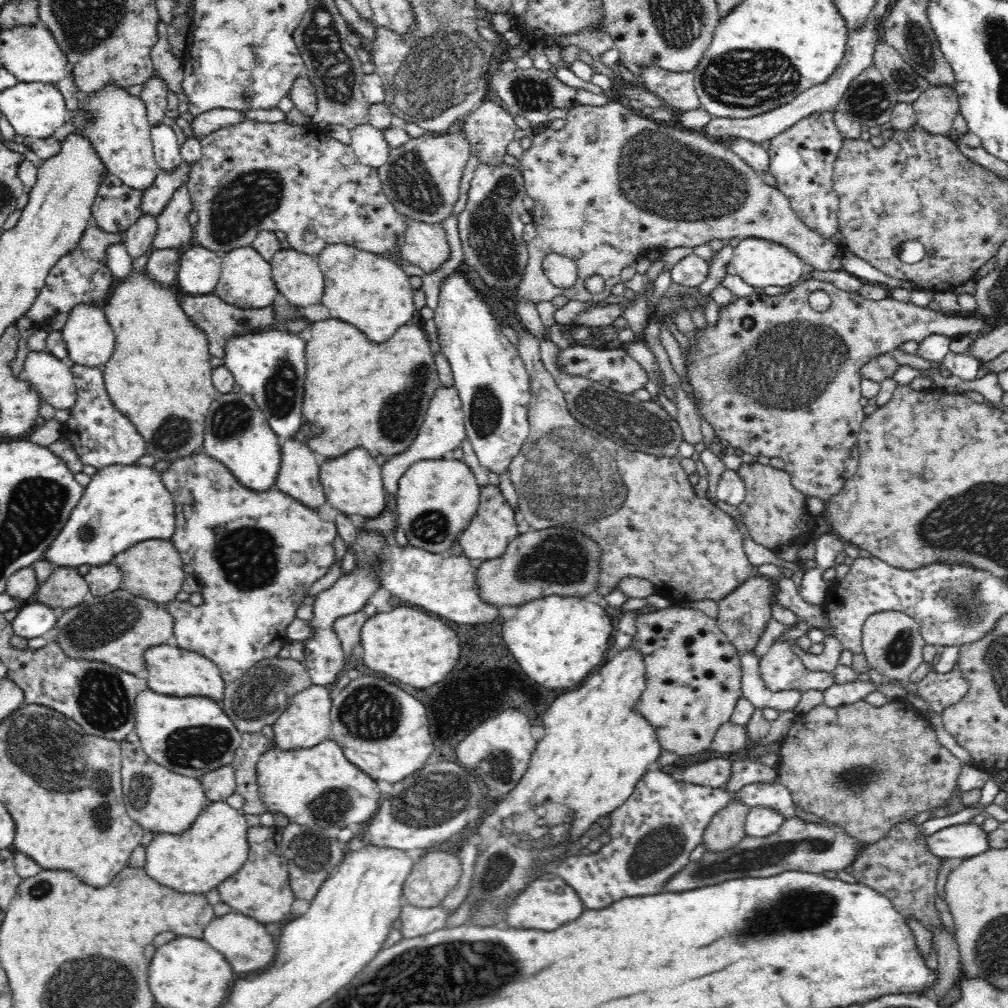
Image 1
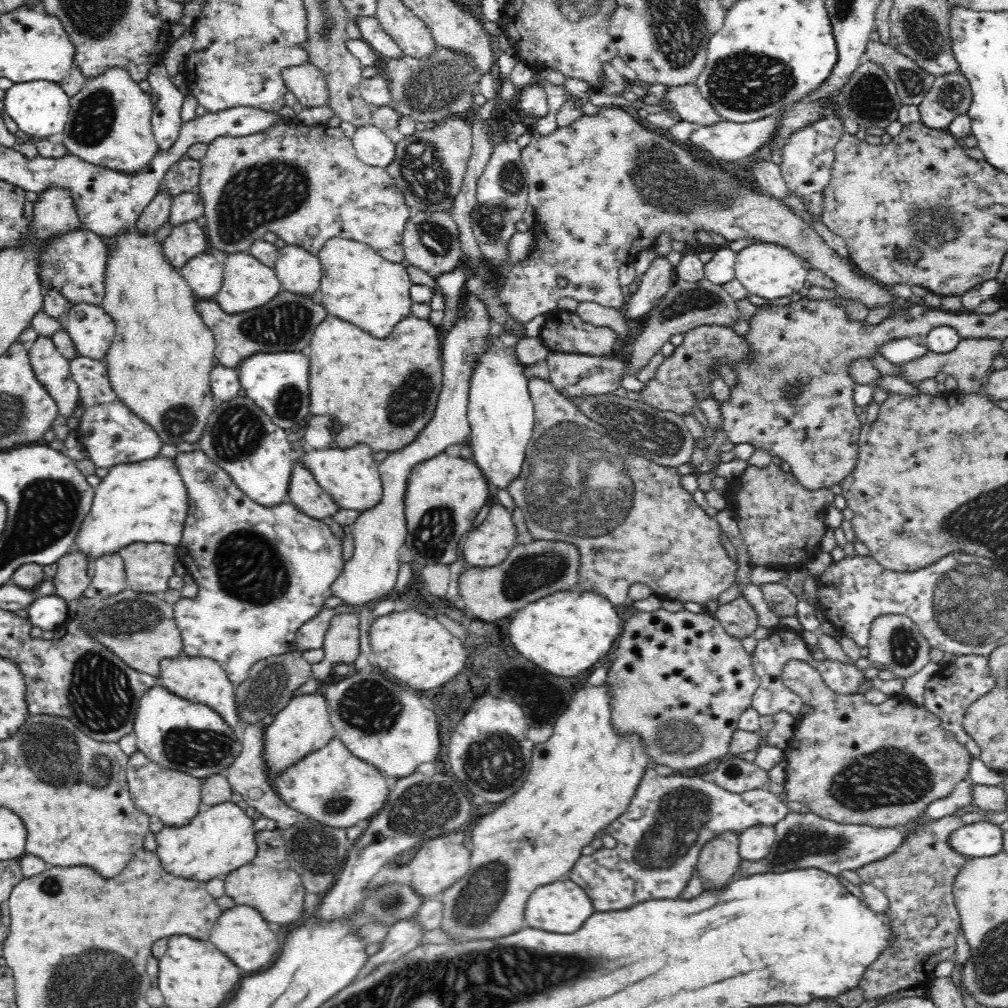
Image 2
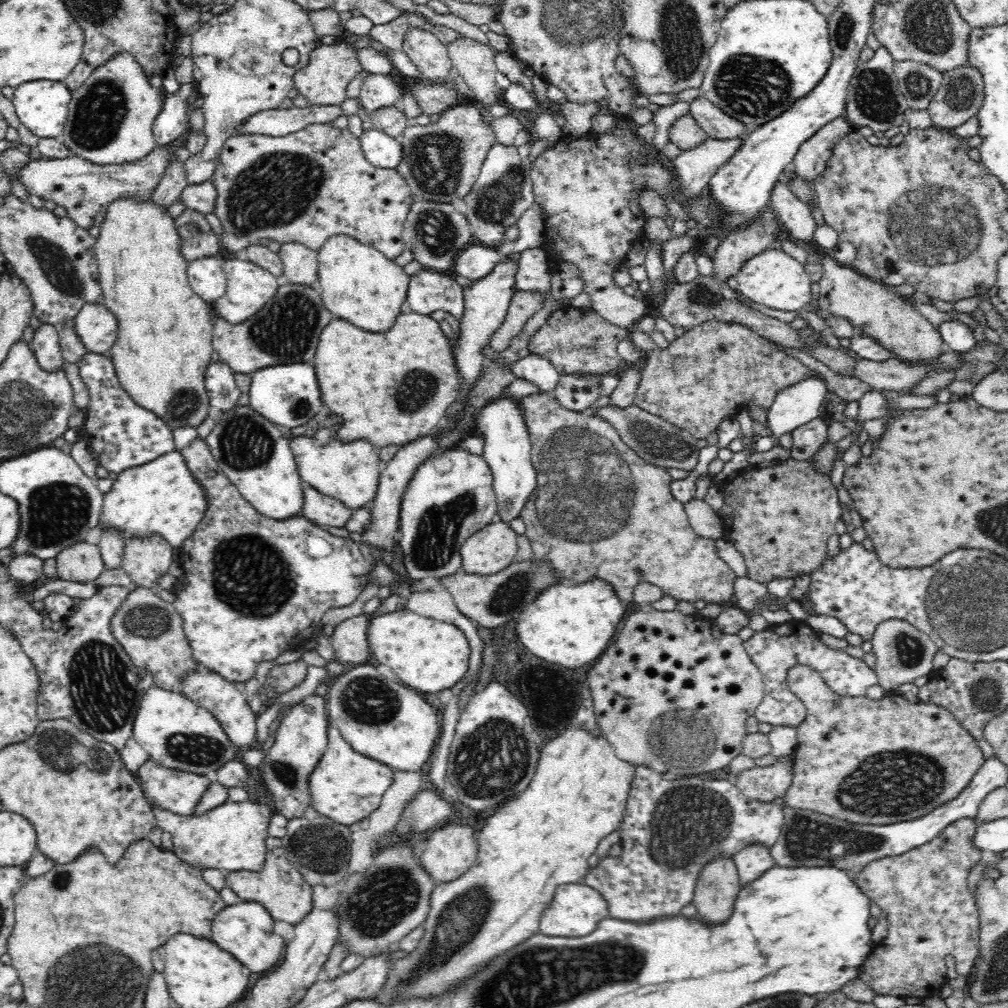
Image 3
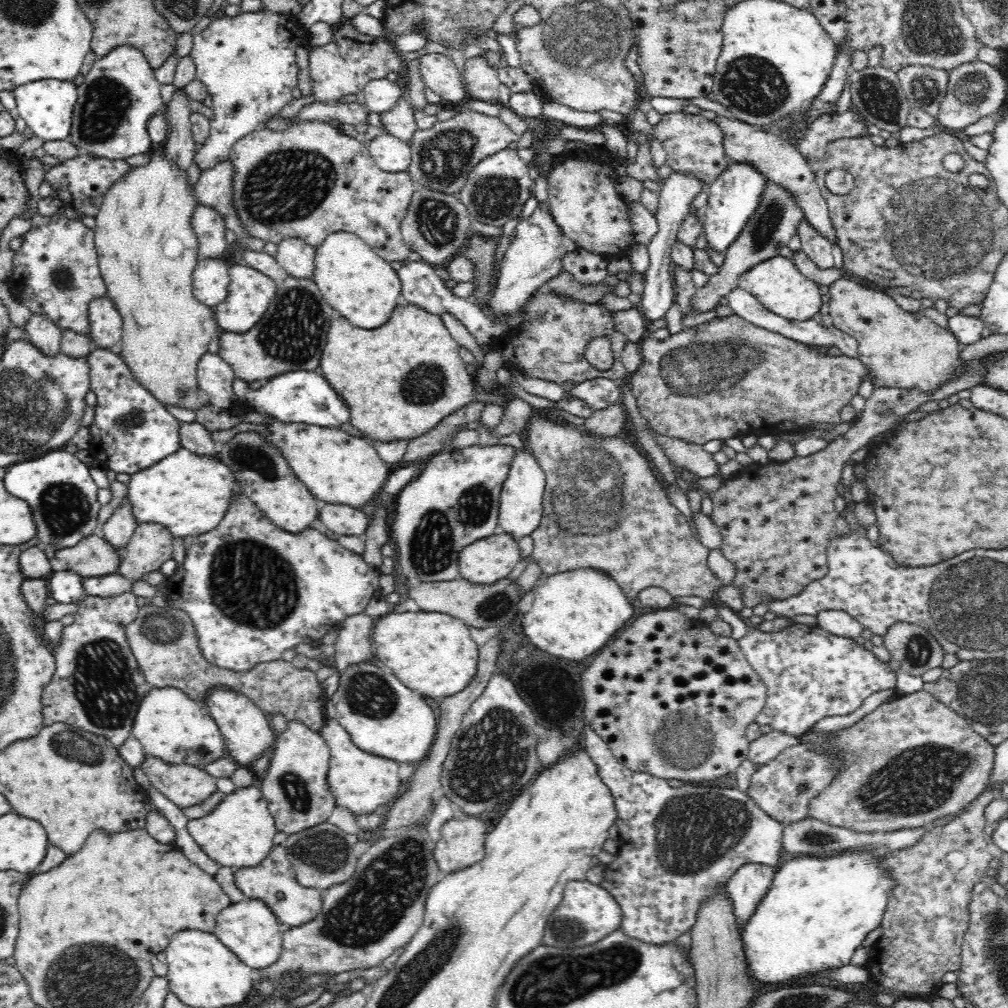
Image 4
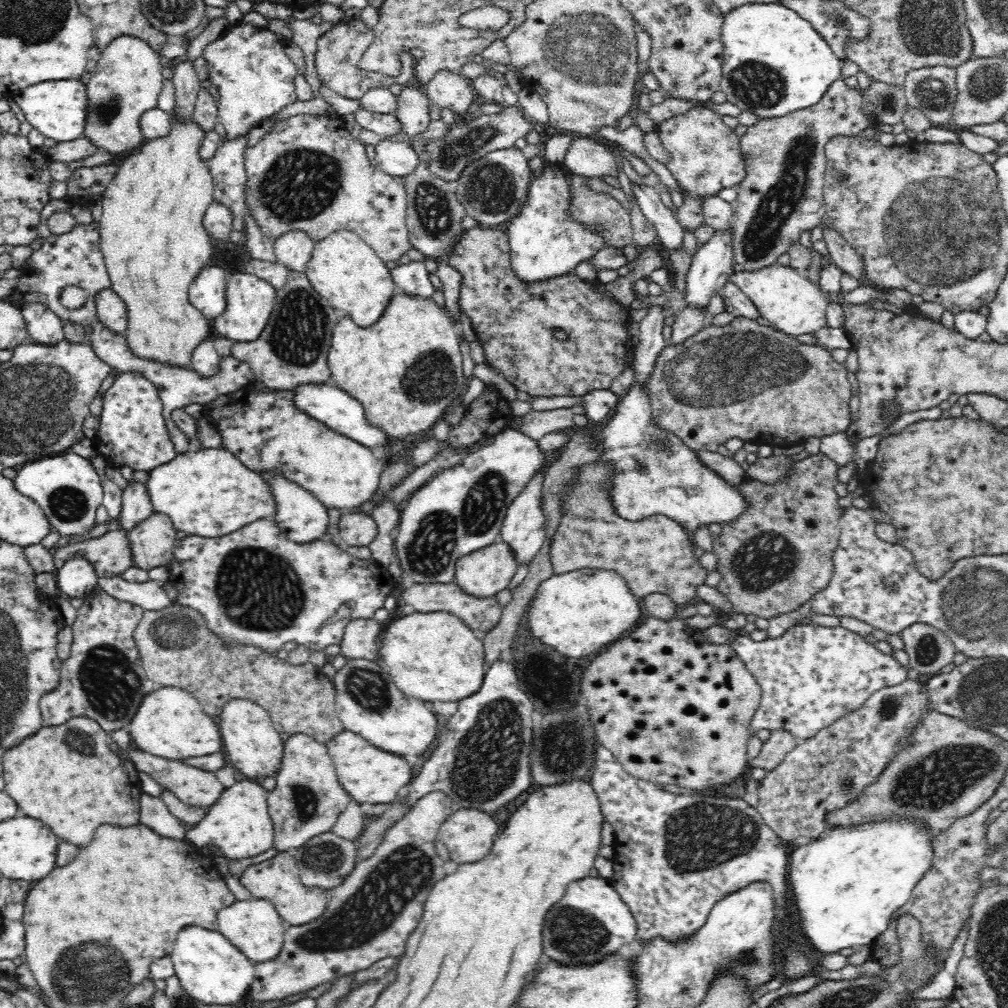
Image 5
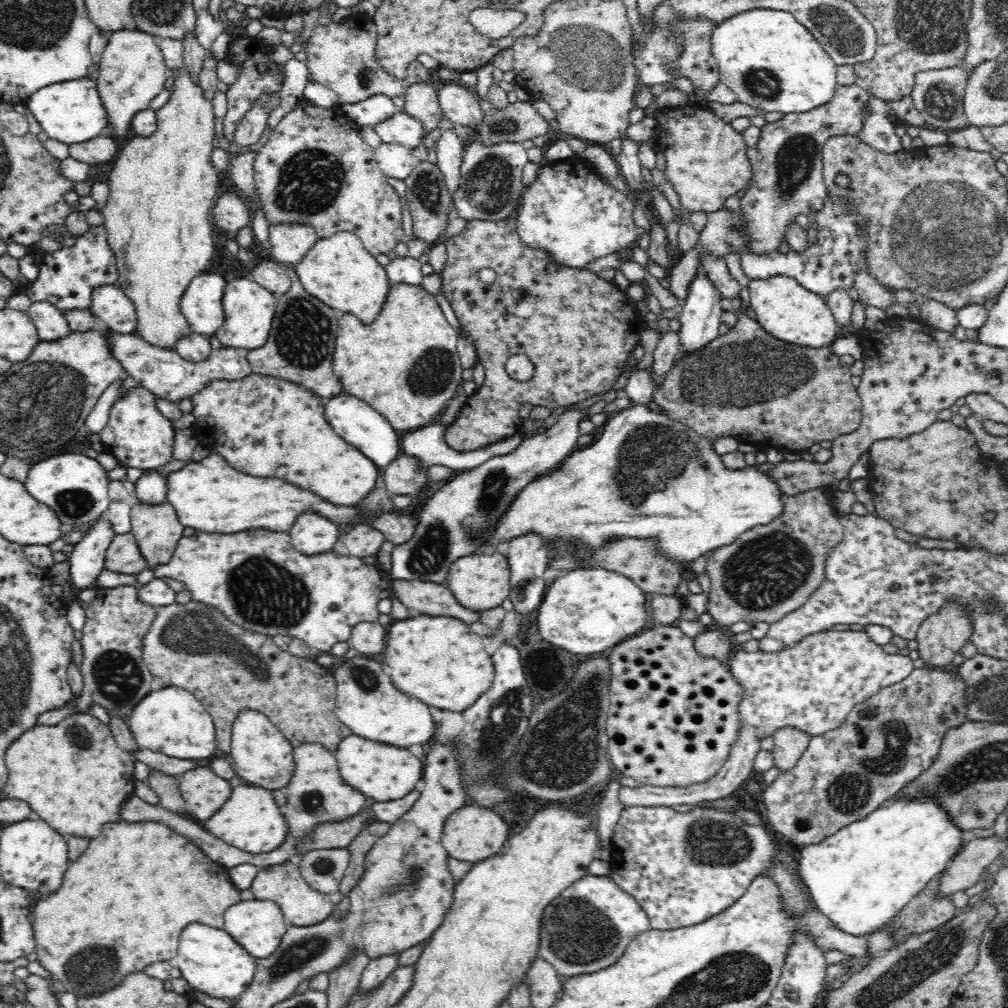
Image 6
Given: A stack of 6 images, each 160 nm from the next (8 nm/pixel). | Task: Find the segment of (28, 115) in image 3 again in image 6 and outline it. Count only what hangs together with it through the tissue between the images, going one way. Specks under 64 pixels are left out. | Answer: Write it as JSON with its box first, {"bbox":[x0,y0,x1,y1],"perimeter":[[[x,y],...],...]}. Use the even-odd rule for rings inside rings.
{"bbox":[25,77,108,146],"perimeter":[[[90,77],[45,86],[30,94],[25,104],[50,139],[69,146],[87,142],[107,133],[108,115],[96,89],[96,81]]]}

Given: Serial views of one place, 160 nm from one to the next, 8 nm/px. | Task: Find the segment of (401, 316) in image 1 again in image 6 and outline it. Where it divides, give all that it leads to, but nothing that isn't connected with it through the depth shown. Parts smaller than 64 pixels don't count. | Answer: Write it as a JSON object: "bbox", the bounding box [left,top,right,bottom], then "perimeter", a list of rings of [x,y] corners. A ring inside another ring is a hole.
{"bbox":[292,231,391,324],"perimeter":[[[346,231],[319,238],[292,269],[308,294],[320,298],[334,310],[356,312],[364,324],[372,324],[376,320],[378,310],[383,306],[382,300],[391,287],[385,268],[366,250],[358,235]]]}

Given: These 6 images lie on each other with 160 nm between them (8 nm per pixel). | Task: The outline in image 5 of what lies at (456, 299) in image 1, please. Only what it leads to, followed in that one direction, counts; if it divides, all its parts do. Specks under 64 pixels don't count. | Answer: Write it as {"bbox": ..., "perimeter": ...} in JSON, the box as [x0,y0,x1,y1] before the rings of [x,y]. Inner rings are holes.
{"bbox":[501,470,547,564],"perimeter":[[[536,470],[535,476],[529,481],[529,484],[522,490],[520,494],[514,498],[514,502],[508,506],[504,522],[501,526],[502,540],[512,549],[515,553],[516,562],[528,564],[532,558],[536,558],[538,550],[542,548],[544,541],[547,538],[547,529],[543,510],[541,509],[542,489],[544,489],[544,476],[546,474],[540,470]]]}

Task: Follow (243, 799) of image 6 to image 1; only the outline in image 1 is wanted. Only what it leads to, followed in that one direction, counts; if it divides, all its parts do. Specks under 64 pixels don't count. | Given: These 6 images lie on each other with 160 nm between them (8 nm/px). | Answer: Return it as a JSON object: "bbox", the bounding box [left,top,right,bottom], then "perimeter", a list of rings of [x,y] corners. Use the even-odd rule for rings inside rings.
{"bbox":[144,802,249,894],"perimeter":[[[210,802],[188,831],[178,834],[158,834],[146,850],[144,869],[148,876],[162,886],[182,894],[207,894],[224,880],[236,874],[247,862],[249,843],[248,824],[244,813],[224,802]]]}

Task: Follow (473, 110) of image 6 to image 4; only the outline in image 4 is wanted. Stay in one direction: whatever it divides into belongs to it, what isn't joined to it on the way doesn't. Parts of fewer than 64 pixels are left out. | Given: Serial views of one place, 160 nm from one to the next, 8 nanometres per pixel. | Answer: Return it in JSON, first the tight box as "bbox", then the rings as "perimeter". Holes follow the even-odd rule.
{"bbox":[418,53,466,106],"perimeter":[[[427,53],[418,58],[420,76],[432,92],[447,103],[447,106],[461,106],[466,98],[462,75],[452,59],[439,53]]]}

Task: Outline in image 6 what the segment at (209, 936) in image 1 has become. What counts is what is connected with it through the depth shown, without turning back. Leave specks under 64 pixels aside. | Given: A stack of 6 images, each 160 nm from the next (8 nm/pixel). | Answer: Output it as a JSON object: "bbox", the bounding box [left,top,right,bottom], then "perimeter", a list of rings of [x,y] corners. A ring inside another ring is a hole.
{"bbox":[223,900,289,959],"perimeter":[[[242,900],[229,906],[223,914],[224,930],[240,943],[253,958],[262,959],[272,956],[280,946],[289,923],[282,914],[282,909],[274,901]]]}

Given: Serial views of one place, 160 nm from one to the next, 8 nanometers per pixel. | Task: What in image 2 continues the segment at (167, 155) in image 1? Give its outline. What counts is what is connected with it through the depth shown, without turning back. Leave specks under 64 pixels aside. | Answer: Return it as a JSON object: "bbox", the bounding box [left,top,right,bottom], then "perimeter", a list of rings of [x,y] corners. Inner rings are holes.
{"bbox":[147,64,185,152],"perimeter":[[[158,64],[158,66],[151,68],[147,80],[151,86],[151,95],[157,96],[157,101],[155,102],[151,116],[151,127],[159,150],[166,152],[165,150],[168,150],[176,142],[180,132],[180,126],[184,123],[180,112],[182,112],[182,102],[184,102],[185,96],[184,93],[170,81],[168,70],[166,70],[164,64]]]}

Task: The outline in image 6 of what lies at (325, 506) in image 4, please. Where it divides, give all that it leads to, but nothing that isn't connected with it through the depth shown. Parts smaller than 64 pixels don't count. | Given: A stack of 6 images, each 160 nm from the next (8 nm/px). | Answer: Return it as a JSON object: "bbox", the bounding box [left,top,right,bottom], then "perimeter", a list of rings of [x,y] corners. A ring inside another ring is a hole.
{"bbox":[340,524,384,558],"perimeter":[[[356,524],[340,537],[351,556],[364,558],[375,556],[384,542],[384,536],[368,524]]]}

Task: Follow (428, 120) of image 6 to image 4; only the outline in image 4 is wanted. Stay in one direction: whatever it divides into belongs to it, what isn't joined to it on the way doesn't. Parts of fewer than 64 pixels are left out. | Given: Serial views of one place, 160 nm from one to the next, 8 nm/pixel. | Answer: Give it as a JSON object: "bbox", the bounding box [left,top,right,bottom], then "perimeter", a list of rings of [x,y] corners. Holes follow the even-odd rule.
{"bbox":[376,96,418,142],"perimeter":[[[402,96],[392,110],[378,114],[376,122],[384,125],[388,134],[409,142],[418,130],[414,111],[415,108]]]}

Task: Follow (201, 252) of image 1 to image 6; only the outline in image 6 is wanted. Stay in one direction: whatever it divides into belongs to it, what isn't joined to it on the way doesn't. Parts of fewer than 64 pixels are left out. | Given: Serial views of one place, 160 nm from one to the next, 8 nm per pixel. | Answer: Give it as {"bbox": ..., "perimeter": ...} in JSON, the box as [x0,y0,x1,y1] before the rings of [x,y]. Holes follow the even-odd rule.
{"bbox":[180,273,226,337],"perimeter":[[[206,273],[190,281],[180,301],[180,310],[191,331],[210,337],[223,325],[223,296],[226,280],[217,273]]]}

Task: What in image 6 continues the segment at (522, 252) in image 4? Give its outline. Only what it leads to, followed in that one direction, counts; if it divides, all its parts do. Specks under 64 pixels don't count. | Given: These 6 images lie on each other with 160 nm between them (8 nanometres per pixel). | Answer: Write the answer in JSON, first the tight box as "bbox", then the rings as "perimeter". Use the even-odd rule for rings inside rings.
{"bbox":[513,155,637,269],"perimeter":[[[572,155],[538,170],[535,181],[524,188],[513,217],[516,233],[524,245],[548,253],[548,257],[560,265],[584,269],[586,264],[602,256],[608,256],[621,248],[630,248],[637,243],[634,205],[635,199],[610,185],[604,175],[600,175],[578,156]]]}

